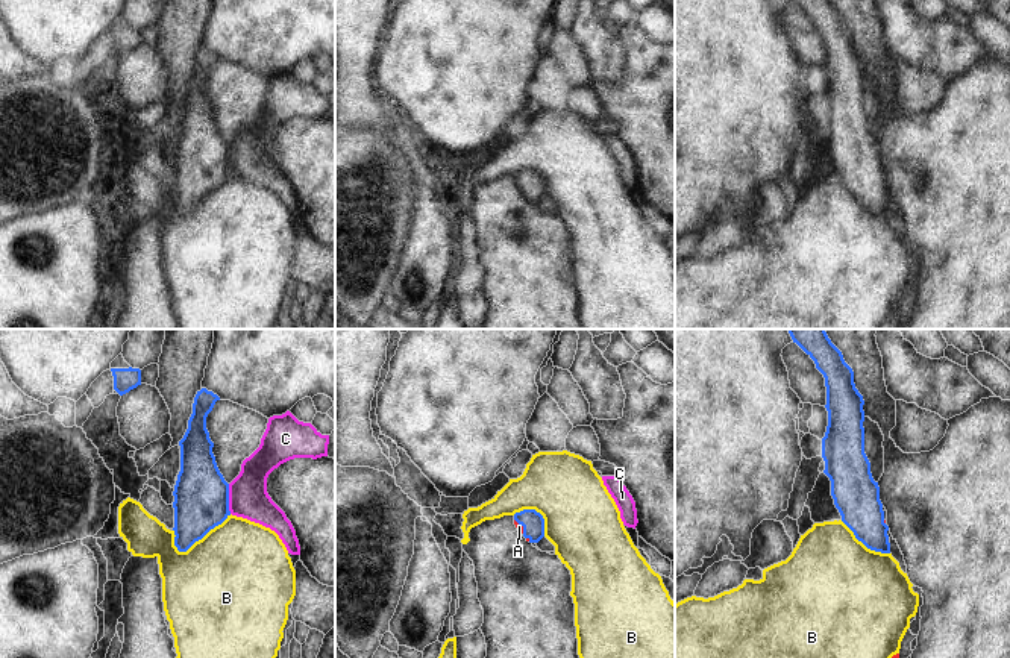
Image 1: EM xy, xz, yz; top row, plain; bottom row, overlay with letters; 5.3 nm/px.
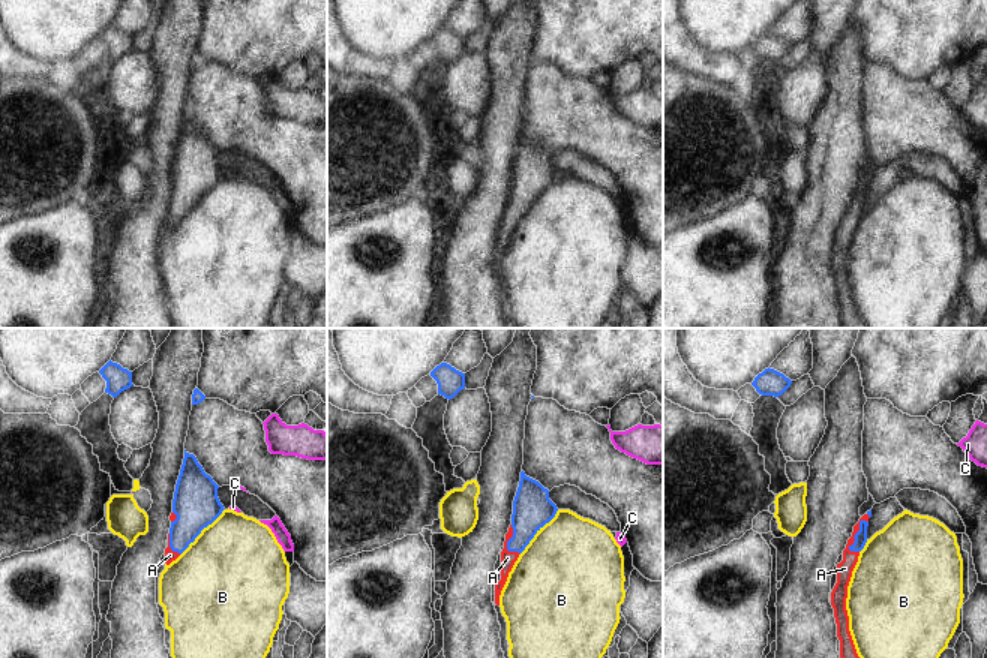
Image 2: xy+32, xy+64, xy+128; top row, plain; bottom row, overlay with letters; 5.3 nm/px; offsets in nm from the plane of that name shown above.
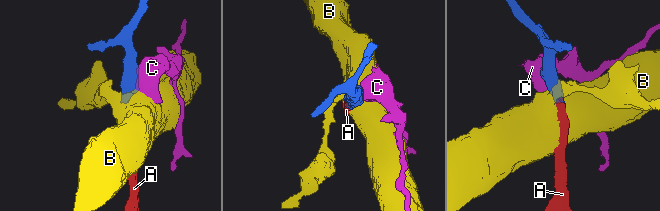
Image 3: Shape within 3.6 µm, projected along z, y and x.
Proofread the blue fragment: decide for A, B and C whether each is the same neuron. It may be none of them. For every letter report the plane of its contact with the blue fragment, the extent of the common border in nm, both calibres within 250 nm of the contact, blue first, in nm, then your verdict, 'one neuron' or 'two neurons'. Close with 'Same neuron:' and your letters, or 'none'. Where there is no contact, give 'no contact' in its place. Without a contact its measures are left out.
A: contact in xz; length 90 nm; calibres 120 and 30 nm; one neuron
B: contact in xy; length 360 nm; calibres 280 and 500 nm; two neurons
C: contact in xy; length 160 nm; calibres 280 and 200 nm; two neurons
Same neuron: A

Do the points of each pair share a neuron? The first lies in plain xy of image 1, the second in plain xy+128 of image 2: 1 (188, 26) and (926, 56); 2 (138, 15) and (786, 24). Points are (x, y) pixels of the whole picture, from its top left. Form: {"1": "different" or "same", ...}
{"1": "different", "2": "same"}

